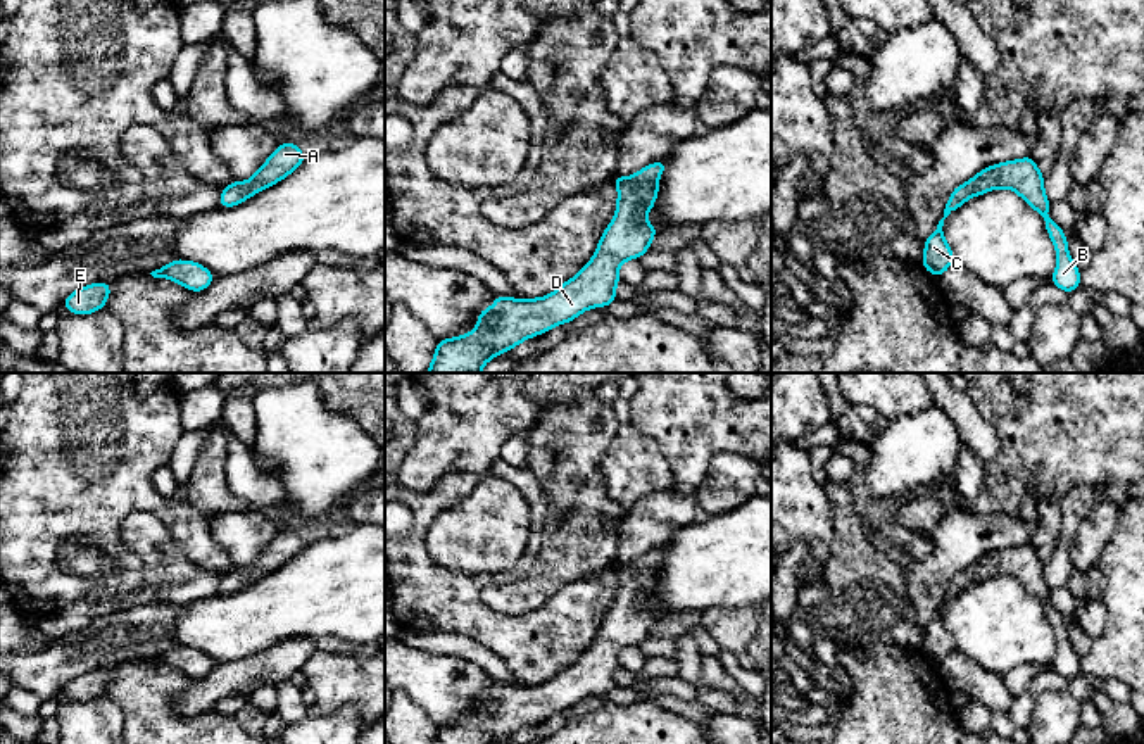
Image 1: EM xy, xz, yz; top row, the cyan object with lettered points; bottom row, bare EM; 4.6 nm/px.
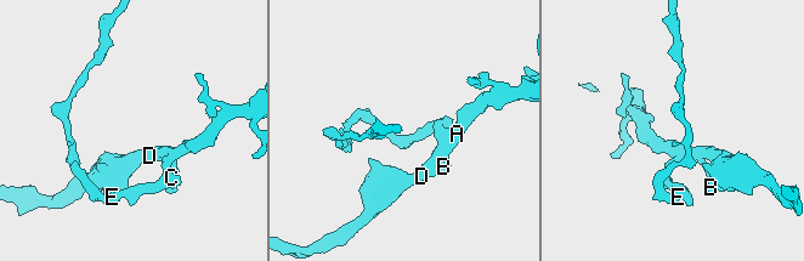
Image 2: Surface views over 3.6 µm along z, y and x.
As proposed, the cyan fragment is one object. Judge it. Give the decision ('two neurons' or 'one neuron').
one neuron

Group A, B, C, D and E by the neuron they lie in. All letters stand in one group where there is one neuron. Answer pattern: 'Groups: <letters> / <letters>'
Groups: A B C D E

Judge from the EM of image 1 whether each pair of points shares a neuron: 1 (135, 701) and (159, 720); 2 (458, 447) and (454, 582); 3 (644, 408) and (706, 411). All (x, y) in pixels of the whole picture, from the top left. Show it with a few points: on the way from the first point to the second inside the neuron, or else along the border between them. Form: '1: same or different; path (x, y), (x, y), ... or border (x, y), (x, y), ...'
1: same; path (140, 701), (154, 715)
2: different; border (477, 475), (451, 472), (430, 491), (423, 492)
3: same; path (660, 408), (687, 408), (691, 411)

